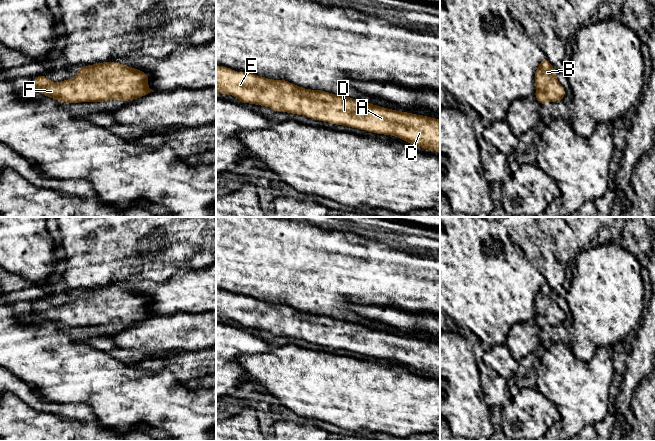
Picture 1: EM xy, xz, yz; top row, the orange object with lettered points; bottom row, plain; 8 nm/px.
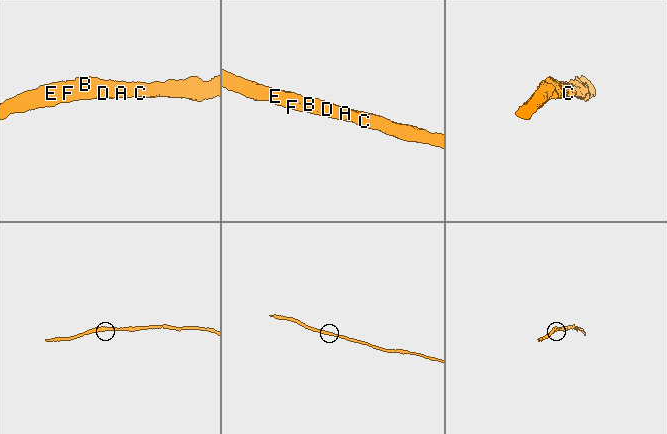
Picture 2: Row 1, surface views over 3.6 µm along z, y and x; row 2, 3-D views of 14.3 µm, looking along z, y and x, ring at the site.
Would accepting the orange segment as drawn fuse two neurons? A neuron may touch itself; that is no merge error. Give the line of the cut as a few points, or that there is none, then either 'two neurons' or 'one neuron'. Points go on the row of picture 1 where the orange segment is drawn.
no cut | one neuron

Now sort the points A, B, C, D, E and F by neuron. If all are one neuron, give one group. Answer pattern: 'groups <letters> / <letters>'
groups A B C D E F

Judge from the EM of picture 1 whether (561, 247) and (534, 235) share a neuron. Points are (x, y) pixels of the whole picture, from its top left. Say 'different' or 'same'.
same

